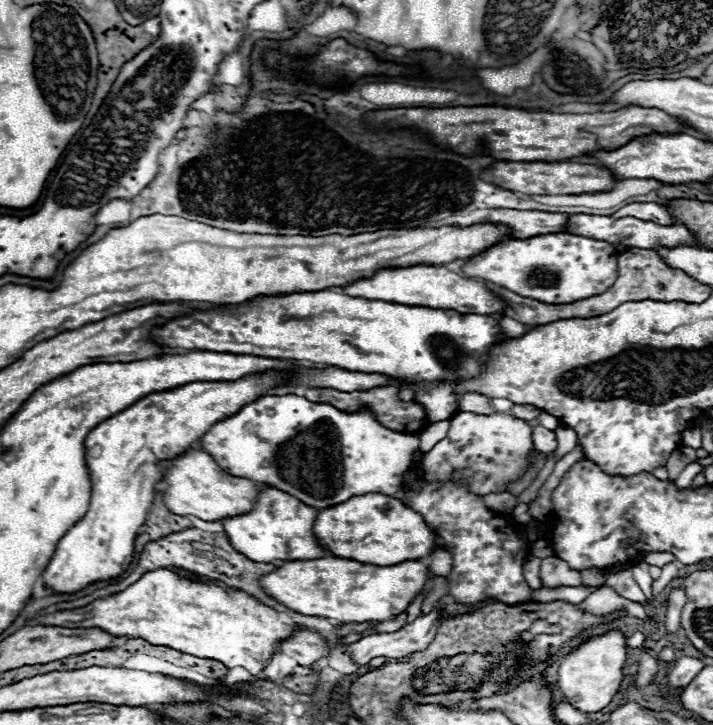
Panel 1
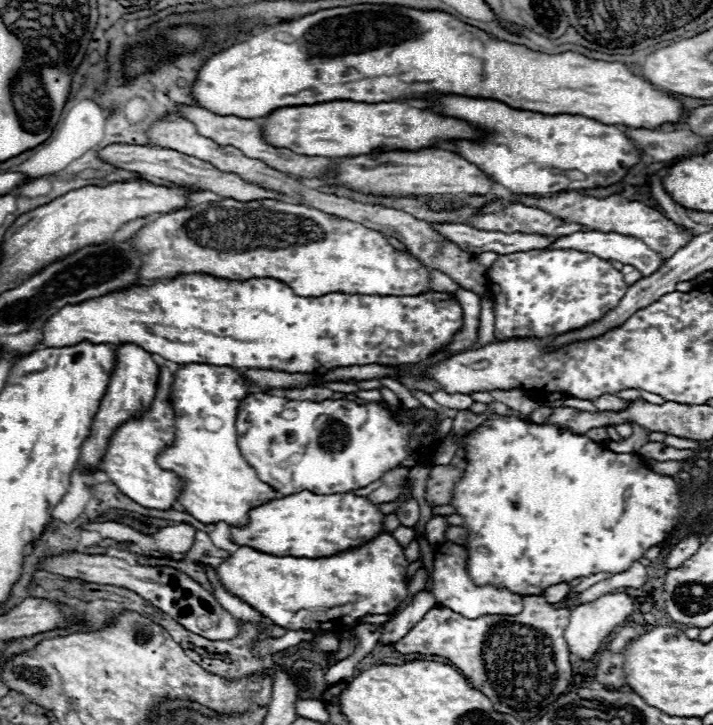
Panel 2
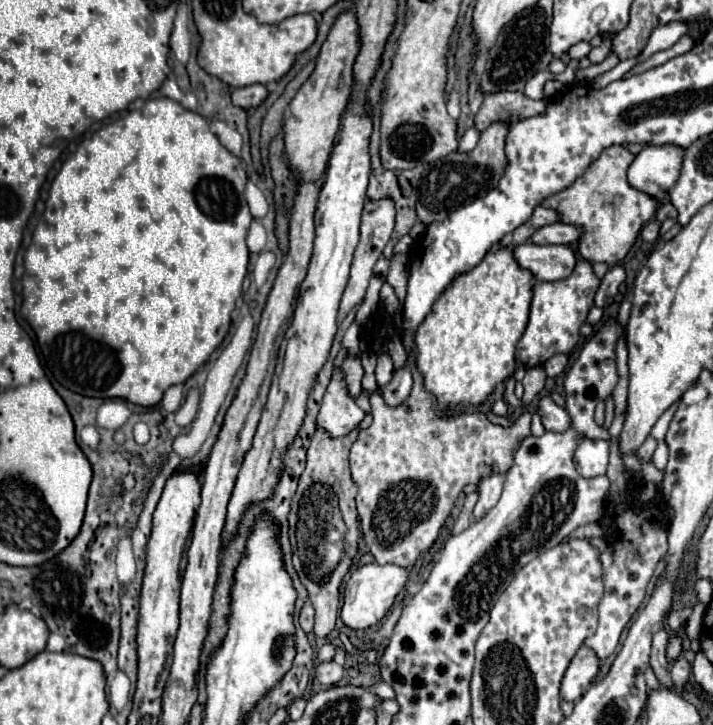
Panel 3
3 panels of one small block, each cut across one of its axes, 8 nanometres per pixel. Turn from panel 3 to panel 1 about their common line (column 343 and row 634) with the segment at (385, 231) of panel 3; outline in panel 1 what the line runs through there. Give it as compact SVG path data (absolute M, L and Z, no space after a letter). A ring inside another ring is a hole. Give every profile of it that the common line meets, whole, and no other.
M302 630L296 636L284 640L280 644L280 652L296 658L298 664L302 664L302 666L312 666L312 664L328 658L330 646L320 634L310 632L310 630Z

